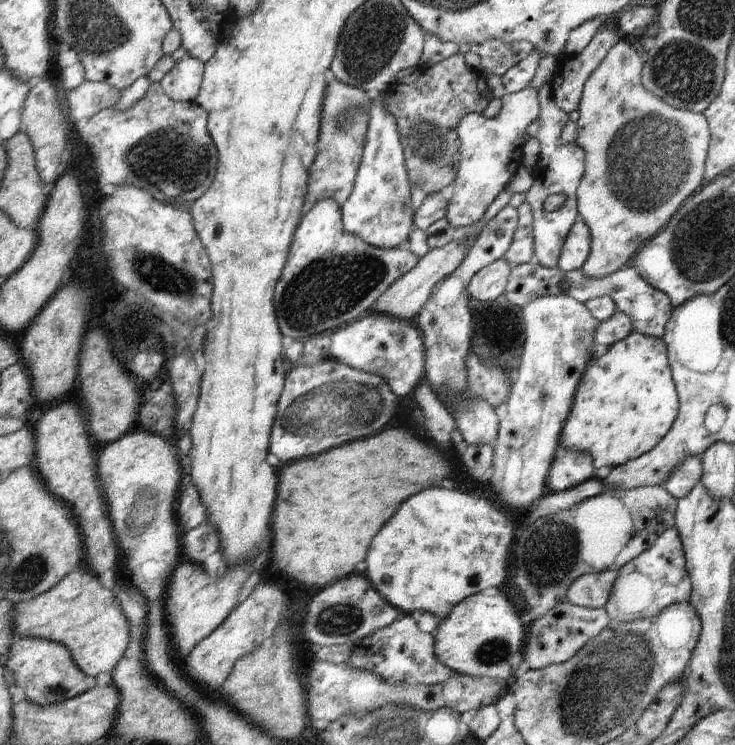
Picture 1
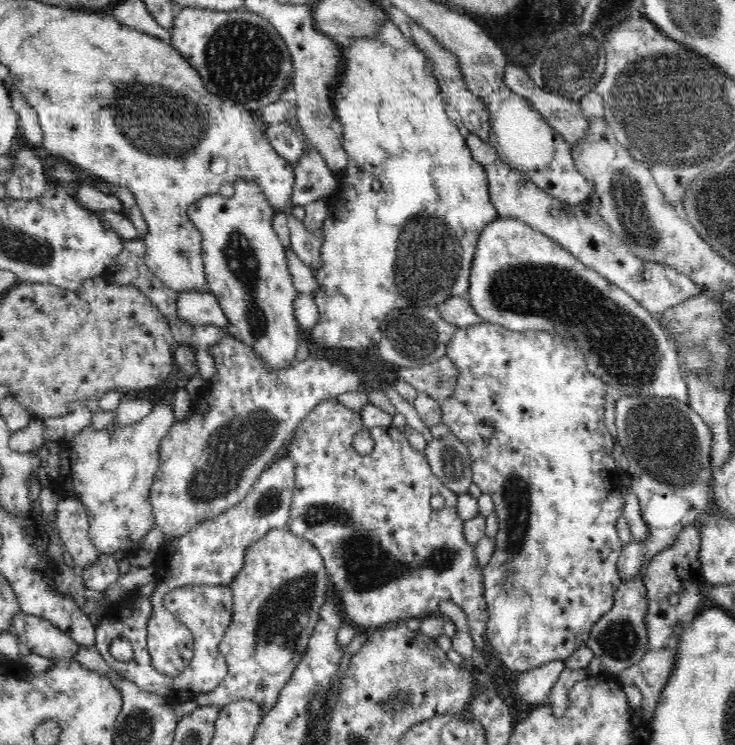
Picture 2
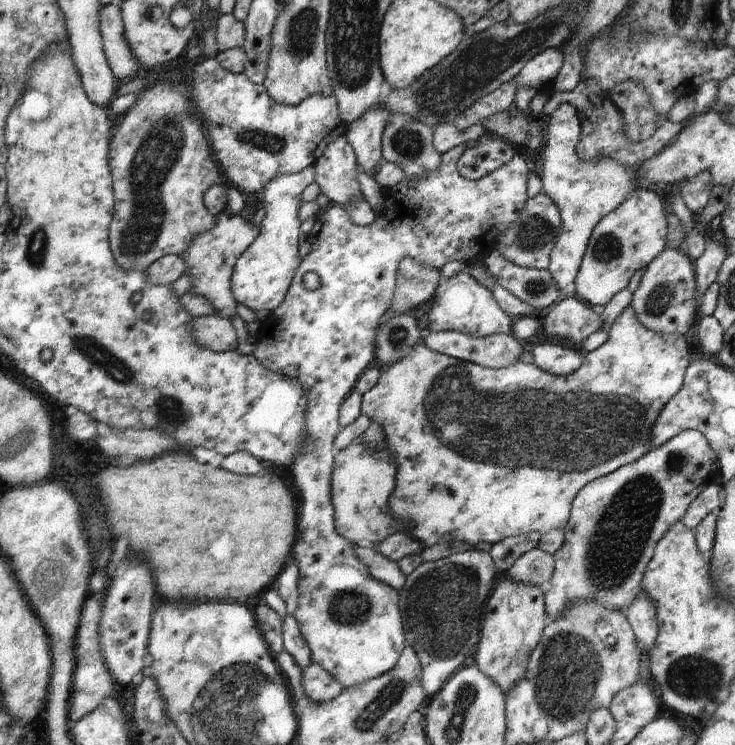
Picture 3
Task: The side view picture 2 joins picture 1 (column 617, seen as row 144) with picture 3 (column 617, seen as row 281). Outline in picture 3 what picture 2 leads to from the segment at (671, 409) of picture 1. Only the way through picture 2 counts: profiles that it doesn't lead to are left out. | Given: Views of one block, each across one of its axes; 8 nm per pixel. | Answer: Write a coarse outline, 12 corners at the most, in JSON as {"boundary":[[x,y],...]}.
{"boundary":[[630,305],[570,376],[418,342],[362,415],[423,549],[563,530],[690,366]]}

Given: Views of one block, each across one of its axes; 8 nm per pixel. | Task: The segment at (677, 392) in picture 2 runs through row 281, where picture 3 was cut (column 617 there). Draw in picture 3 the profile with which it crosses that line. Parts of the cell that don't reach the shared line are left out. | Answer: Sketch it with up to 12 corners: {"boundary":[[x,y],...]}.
{"boundary":[[684,430],[572,501],[544,594],[626,612],[656,544],[710,483]]}

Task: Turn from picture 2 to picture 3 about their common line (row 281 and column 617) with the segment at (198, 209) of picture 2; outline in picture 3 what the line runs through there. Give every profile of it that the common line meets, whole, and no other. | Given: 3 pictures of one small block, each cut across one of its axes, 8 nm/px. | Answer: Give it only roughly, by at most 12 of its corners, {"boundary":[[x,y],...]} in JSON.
{"boundary":[[637,188],[592,231],[576,296],[606,306],[666,246],[667,207]]}

